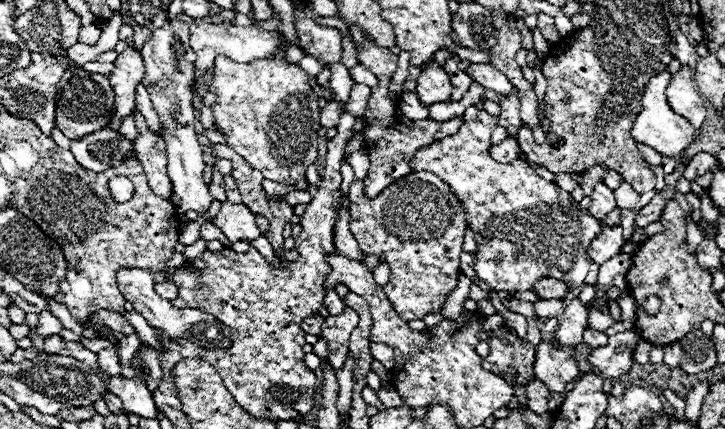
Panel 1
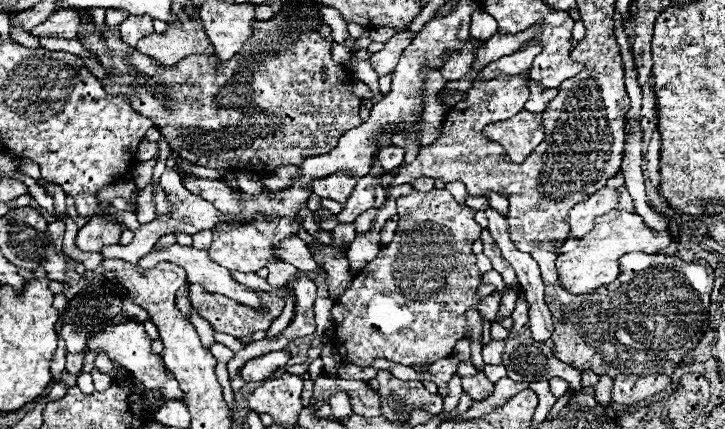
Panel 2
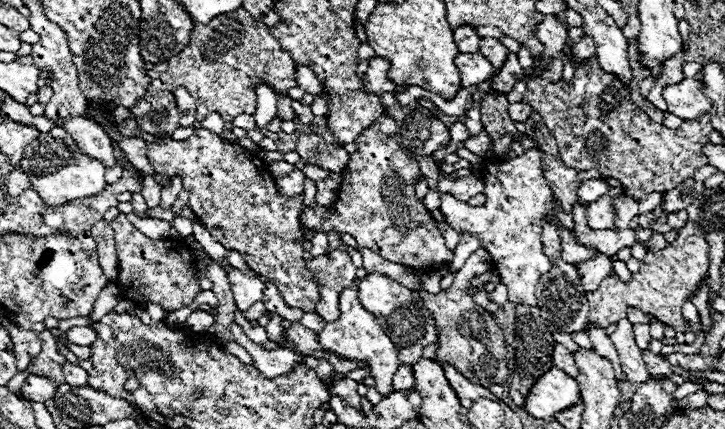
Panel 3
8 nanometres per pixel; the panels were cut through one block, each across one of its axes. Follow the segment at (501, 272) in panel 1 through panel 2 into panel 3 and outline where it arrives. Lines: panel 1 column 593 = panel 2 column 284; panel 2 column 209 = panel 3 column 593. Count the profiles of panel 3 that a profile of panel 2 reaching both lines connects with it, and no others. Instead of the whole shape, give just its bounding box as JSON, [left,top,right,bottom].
[560,230,596,264]

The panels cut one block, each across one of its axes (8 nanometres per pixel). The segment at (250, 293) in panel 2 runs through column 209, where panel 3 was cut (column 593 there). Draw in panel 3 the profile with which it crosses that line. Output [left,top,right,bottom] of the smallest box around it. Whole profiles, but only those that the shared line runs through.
[576,254,612,292]

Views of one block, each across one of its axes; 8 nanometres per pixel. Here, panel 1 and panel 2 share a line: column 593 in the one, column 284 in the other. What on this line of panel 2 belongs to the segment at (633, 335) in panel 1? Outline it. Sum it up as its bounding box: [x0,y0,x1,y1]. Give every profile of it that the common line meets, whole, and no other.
[240,350,290,382]

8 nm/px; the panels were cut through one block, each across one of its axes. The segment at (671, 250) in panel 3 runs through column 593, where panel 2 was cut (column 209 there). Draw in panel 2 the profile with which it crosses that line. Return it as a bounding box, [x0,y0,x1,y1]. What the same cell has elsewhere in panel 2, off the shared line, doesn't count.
[188,284,284,338]

